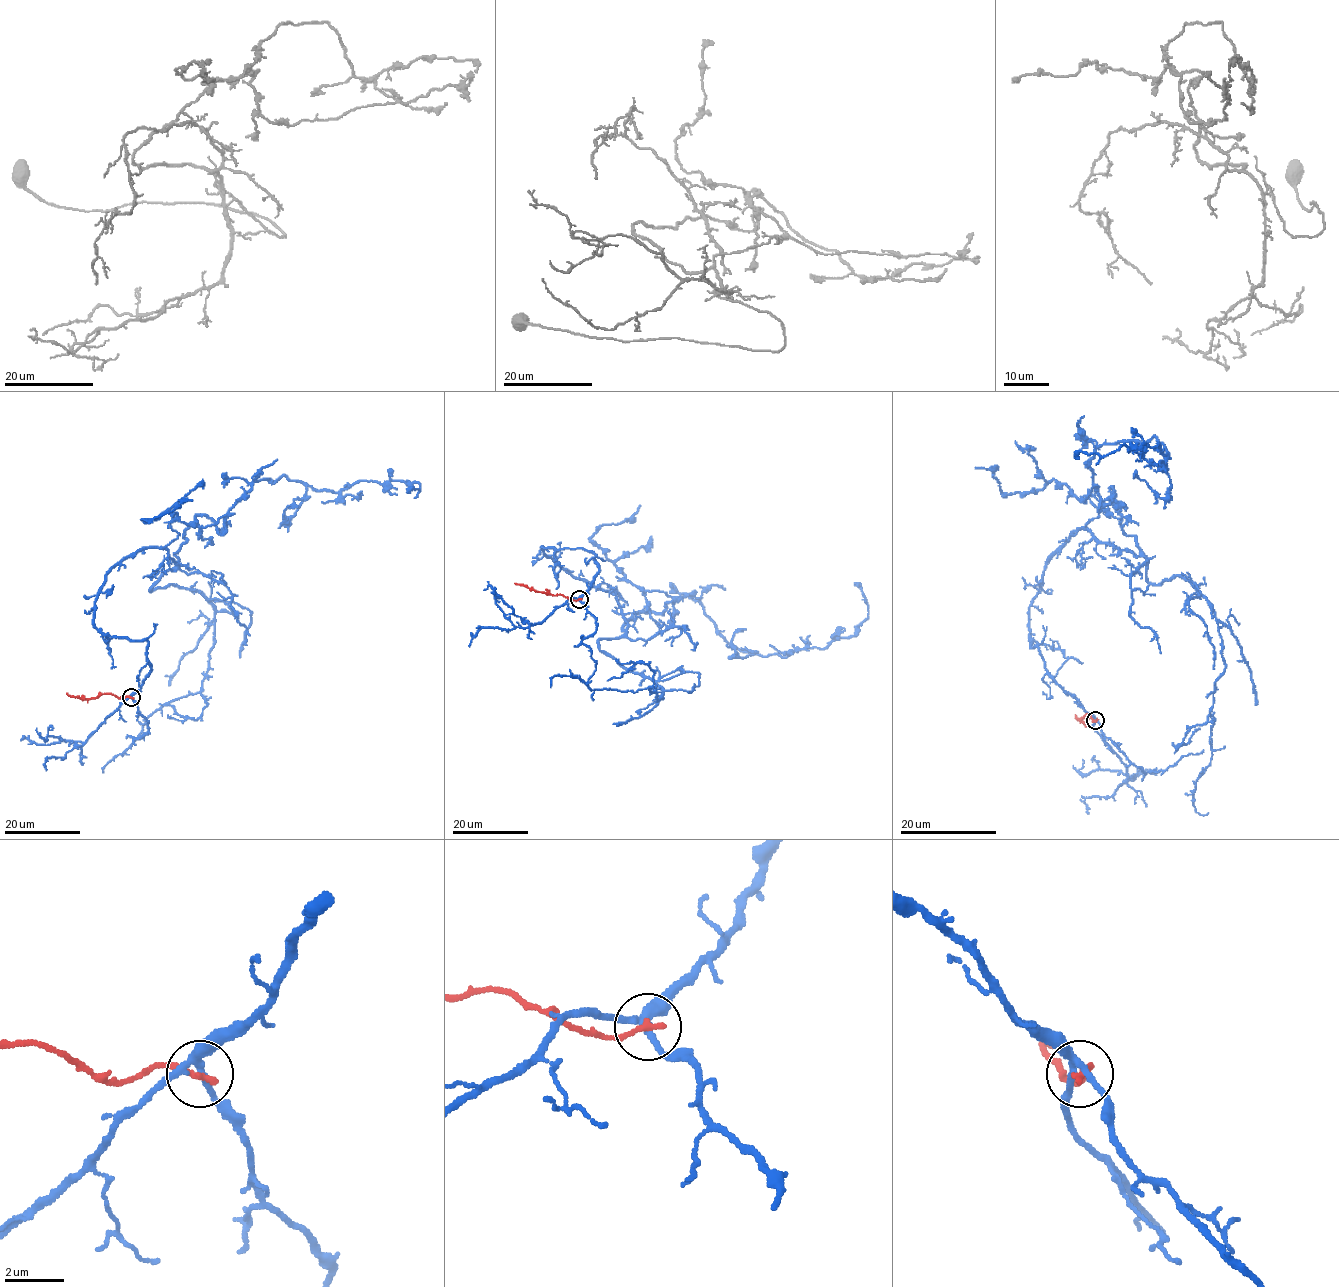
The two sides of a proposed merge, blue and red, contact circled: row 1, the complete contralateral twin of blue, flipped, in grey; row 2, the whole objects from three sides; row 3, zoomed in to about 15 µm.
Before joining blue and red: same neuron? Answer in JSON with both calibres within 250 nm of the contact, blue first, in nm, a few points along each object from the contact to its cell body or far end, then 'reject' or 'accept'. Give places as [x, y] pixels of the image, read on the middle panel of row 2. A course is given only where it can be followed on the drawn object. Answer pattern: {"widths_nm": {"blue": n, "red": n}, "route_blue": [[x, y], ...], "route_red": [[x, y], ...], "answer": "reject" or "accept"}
{"widths_nm": {"blue": 200, "red": 240}, "route_blue": [[580, 599], [596, 555], [542, 547], [626, 633], [693, 595], [738, 649], [787, 657], [854, 634], [855, 583]], "route_red": [[580, 599], [552, 595], [514, 583]], "answer": "reject"}

